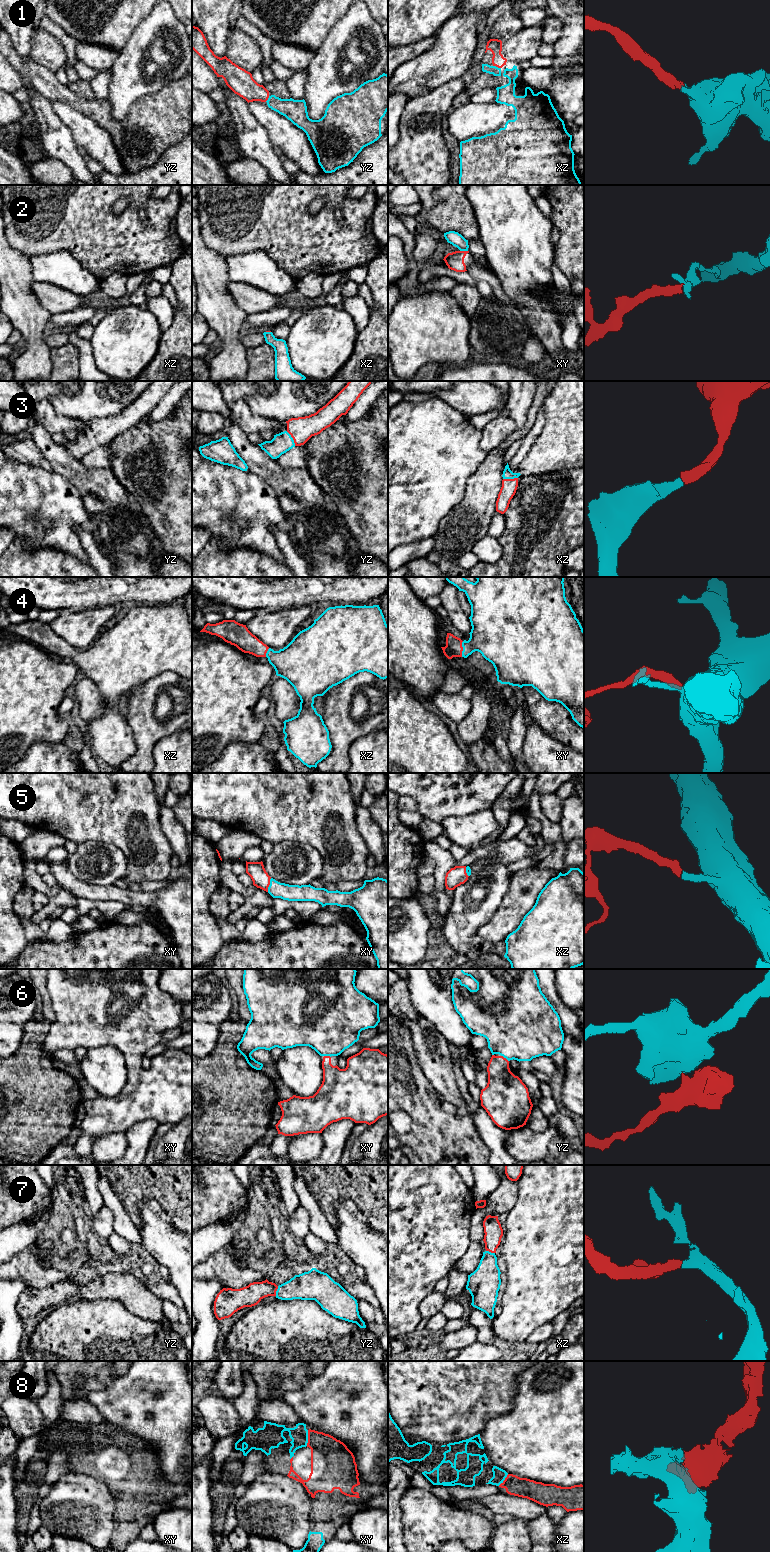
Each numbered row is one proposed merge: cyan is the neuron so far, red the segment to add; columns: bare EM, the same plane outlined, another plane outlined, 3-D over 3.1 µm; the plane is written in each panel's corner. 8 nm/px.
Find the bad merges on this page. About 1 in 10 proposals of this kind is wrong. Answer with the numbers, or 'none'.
2

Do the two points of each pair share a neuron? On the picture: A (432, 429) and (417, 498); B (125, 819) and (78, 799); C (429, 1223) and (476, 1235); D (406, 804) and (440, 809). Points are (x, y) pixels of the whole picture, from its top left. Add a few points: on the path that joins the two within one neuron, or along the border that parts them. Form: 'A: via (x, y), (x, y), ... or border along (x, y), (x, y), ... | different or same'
A: via (428, 446), (422, 454), (422, 481) | same
B: via (113, 807), (105, 799), (90, 799) | same
C: border along (475, 1210), (470, 1220), (470, 1240) | different
D: border along (400, 795), (411, 797), (416, 803), (417, 810) | different

